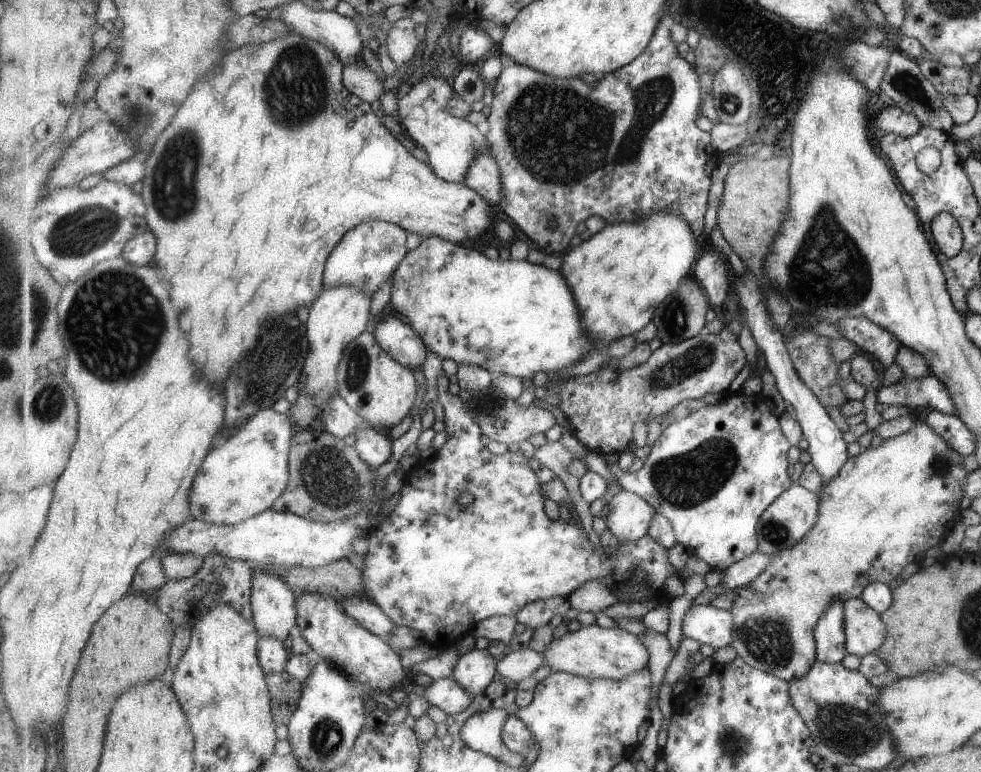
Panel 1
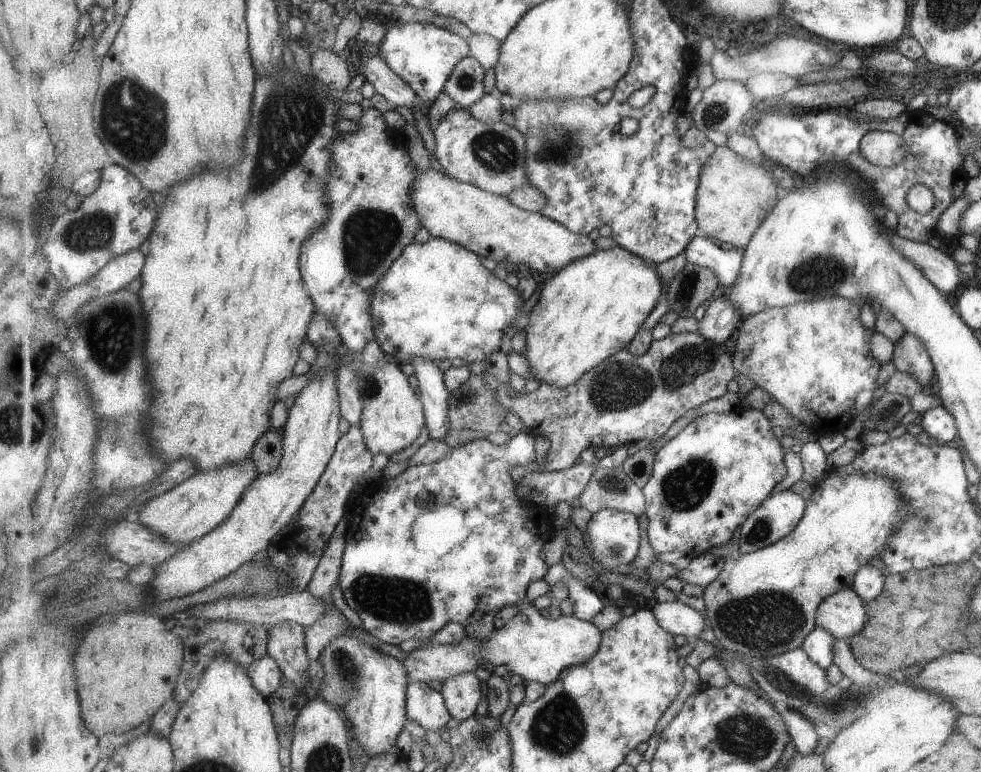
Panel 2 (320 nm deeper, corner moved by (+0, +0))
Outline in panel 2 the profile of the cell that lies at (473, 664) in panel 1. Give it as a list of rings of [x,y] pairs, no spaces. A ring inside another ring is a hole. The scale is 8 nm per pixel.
[[[475,672],[462,673],[443,684],[442,694],[451,715],[461,721],[468,721],[477,712],[477,706],[483,698],[483,684]]]

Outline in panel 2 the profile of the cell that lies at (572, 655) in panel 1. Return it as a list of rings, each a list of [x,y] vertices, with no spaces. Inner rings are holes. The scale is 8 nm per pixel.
[[[529,603],[487,640],[479,642],[467,637],[459,644],[447,645],[424,642],[426,646],[411,651],[402,662],[411,681],[425,684],[435,680],[444,684],[453,676],[475,672],[477,664],[492,664],[494,667],[504,665],[509,673],[520,675],[524,683],[536,681],[549,685],[557,681],[567,669],[591,662],[600,653],[603,642],[604,631],[592,621],[583,622],[575,616],[565,615],[551,619]]]

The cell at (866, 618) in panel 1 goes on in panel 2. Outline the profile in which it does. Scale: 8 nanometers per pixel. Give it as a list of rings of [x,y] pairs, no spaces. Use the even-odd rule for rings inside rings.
[[[850,588],[825,598],[817,612],[817,625],[839,639],[850,639],[867,621],[865,601]]]

